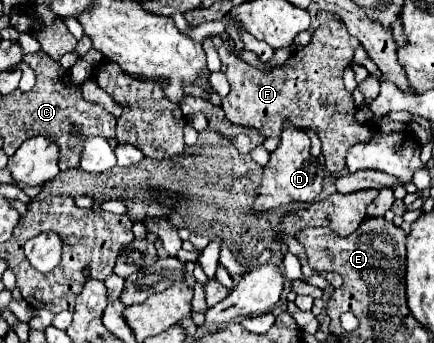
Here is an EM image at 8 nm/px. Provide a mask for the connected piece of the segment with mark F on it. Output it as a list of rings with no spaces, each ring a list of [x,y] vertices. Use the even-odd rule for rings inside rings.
[[[329,20],[313,32],[311,42],[305,48],[293,52],[283,66],[263,72],[233,56],[229,44],[225,42],[219,48],[219,56],[221,64],[227,66],[225,74],[231,84],[229,96],[223,98],[223,112],[227,120],[239,126],[257,128],[265,136],[279,136],[285,122],[295,128],[311,128],[321,140],[325,168],[331,174],[341,172],[345,168],[345,152],[357,142],[371,140],[377,132],[371,122],[359,124],[355,120],[357,106],[343,86],[343,72],[351,64],[357,46],[359,40],[349,36],[341,20]]]

